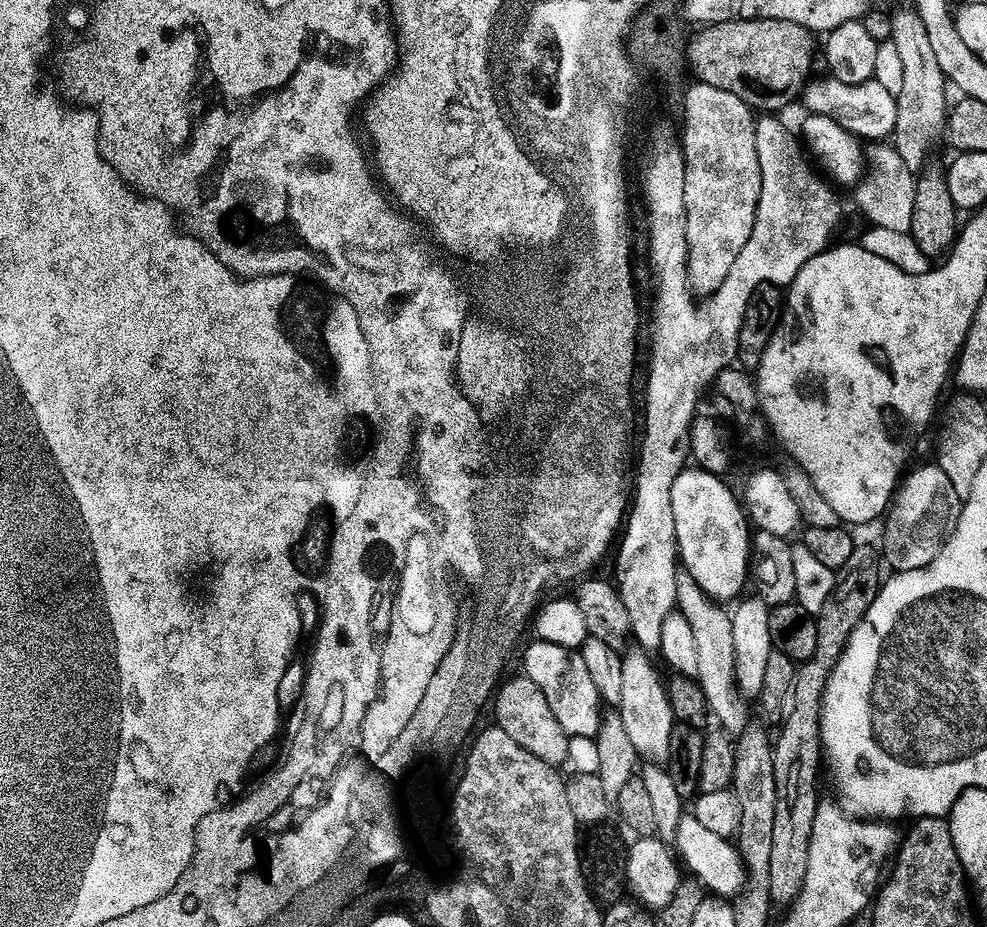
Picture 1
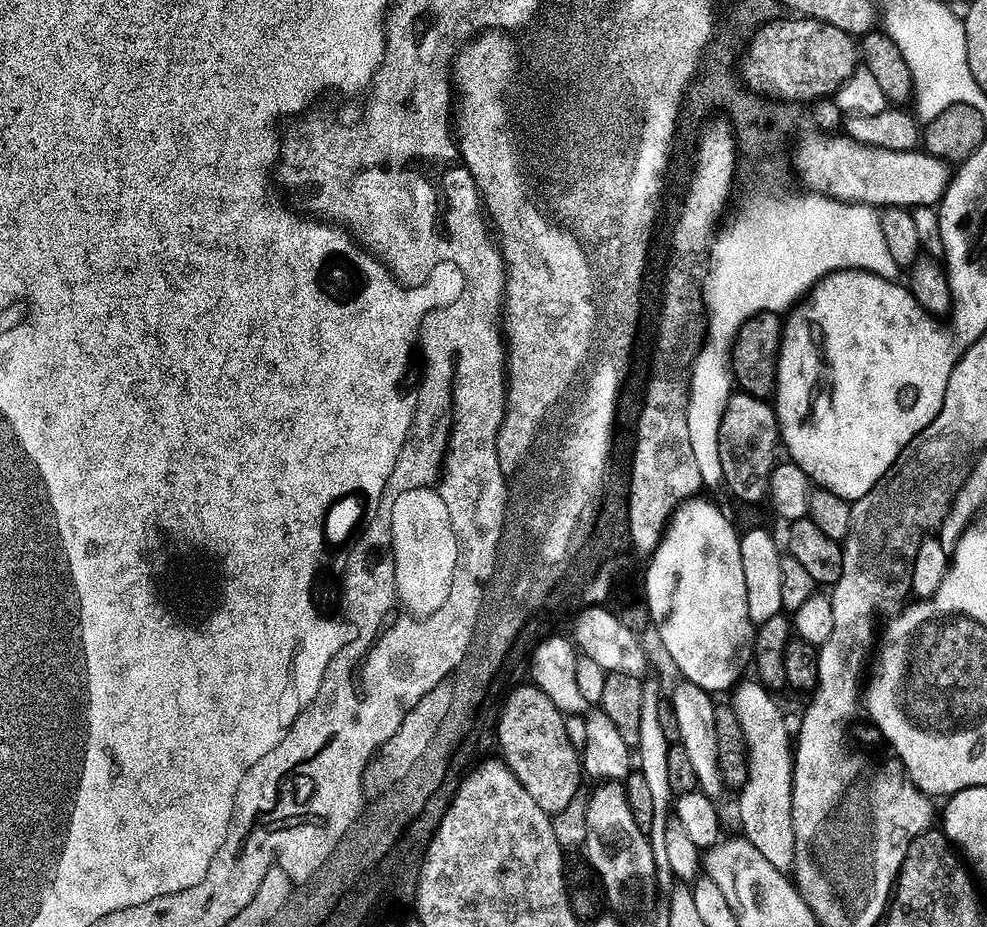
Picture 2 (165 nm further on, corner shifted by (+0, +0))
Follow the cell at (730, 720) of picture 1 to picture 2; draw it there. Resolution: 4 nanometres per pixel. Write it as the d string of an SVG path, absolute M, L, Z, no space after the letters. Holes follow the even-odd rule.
M741 683L731 693L730 705L737 715L745 735L748 760L748 777L739 789L740 828L742 836L753 844L778 870L787 873L796 863L796 839L792 821L792 757L794 740L788 736L788 724L784 712L776 705L777 698L761 683Z

